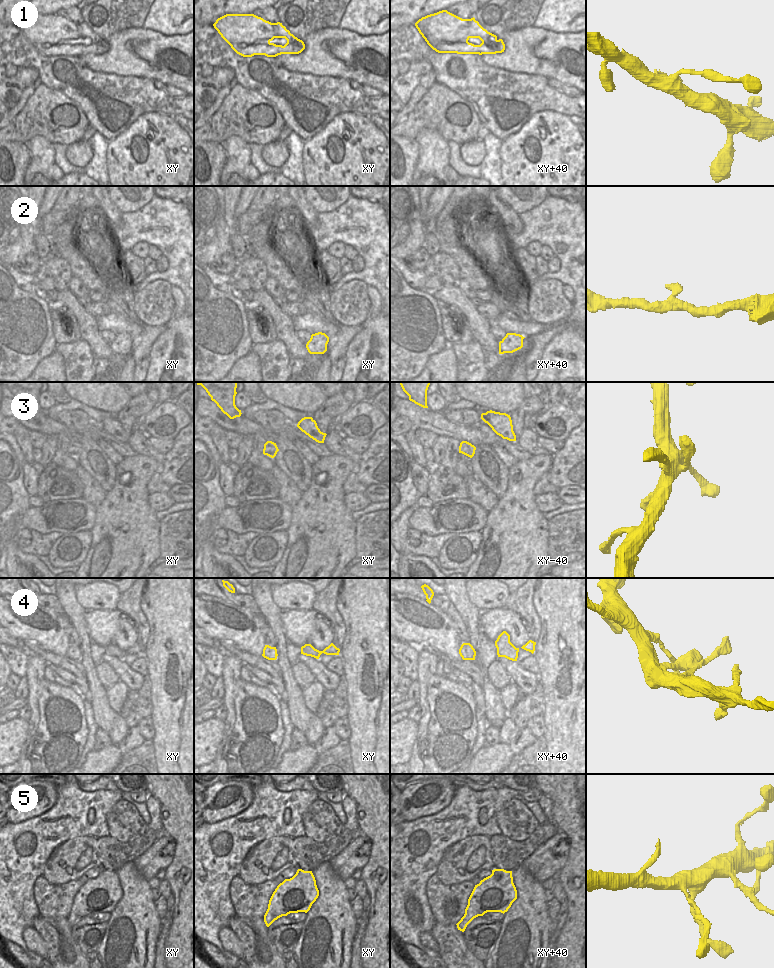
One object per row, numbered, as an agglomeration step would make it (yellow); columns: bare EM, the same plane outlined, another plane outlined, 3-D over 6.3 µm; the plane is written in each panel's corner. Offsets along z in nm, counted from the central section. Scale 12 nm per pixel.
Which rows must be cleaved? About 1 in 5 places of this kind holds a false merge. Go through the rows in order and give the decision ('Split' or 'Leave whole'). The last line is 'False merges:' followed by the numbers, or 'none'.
1: Leave whole
2: Leave whole
3: Leave whole
4: Leave whole
5: Leave whole
False merges: none

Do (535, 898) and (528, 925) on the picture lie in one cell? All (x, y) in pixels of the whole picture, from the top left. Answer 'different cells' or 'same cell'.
same cell

